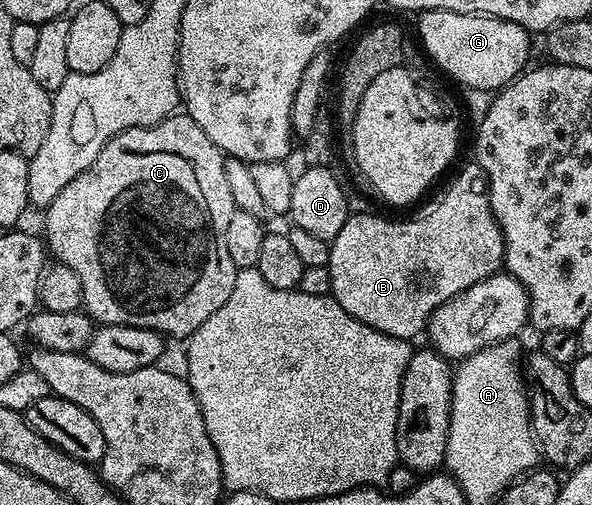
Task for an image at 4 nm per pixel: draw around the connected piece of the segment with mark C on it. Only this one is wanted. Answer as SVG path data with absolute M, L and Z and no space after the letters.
M176 113L167 116L159 123L154 123L151 127L130 127L117 133L101 149L101 153L97 153L93 165L89 165L89 169L85 169L77 177L73 177L73 181L69 181L69 185L65 185L65 189L61 189L61 193L57 193L57 197L53 197L53 201L45 209L45 215L47 215L46 246L58 262L64 263L69 269L73 269L73 273L77 273L83 294L82 310L86 311L96 324L144 327L158 331L164 337L172 335L173 338L183 341L201 325L205 325L205 321L209 321L209 317L213 317L213 313L217 313L217 309L221 309L221 305L225 305L225 301L229 301L229 293L233 293L233 281L237 268L235 262L226 253L221 254L220 240L211 239L211 211L206 207L207 195L203 192L202 185L199 184L198 173L195 172L196 163L201 174L222 176L224 158L219 147L213 145L213 141L209 141L209 137L205 137L205 129L201 129L201 125L197 125L197 121L193 121L185 113Z

